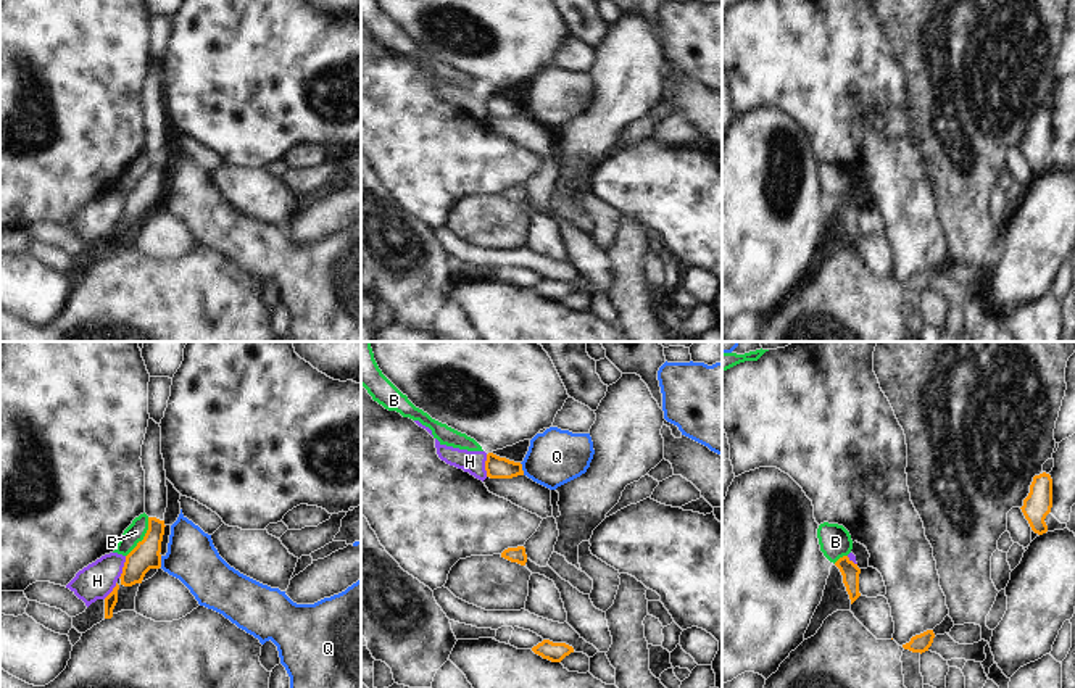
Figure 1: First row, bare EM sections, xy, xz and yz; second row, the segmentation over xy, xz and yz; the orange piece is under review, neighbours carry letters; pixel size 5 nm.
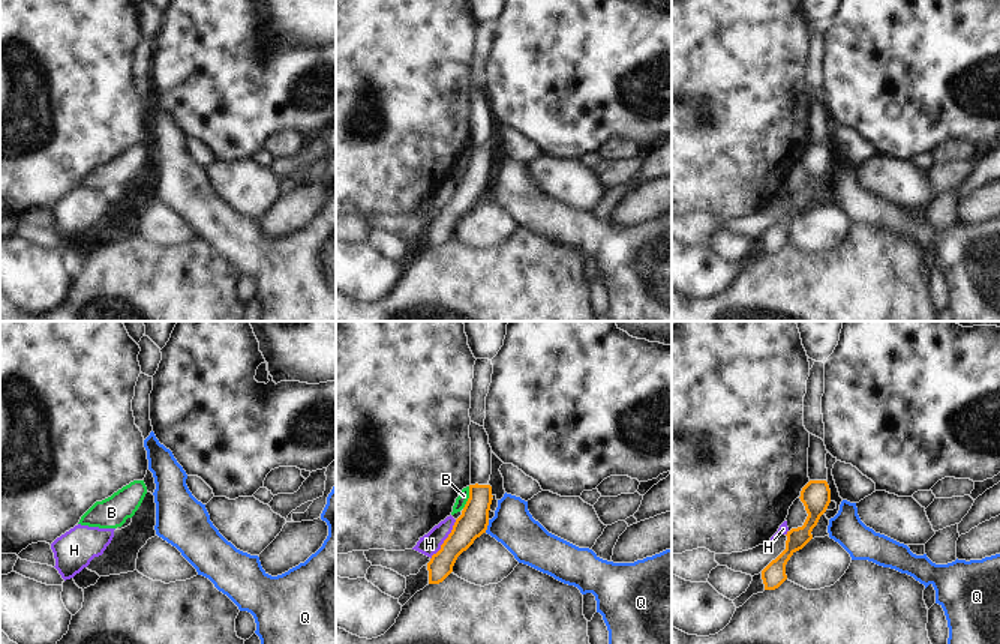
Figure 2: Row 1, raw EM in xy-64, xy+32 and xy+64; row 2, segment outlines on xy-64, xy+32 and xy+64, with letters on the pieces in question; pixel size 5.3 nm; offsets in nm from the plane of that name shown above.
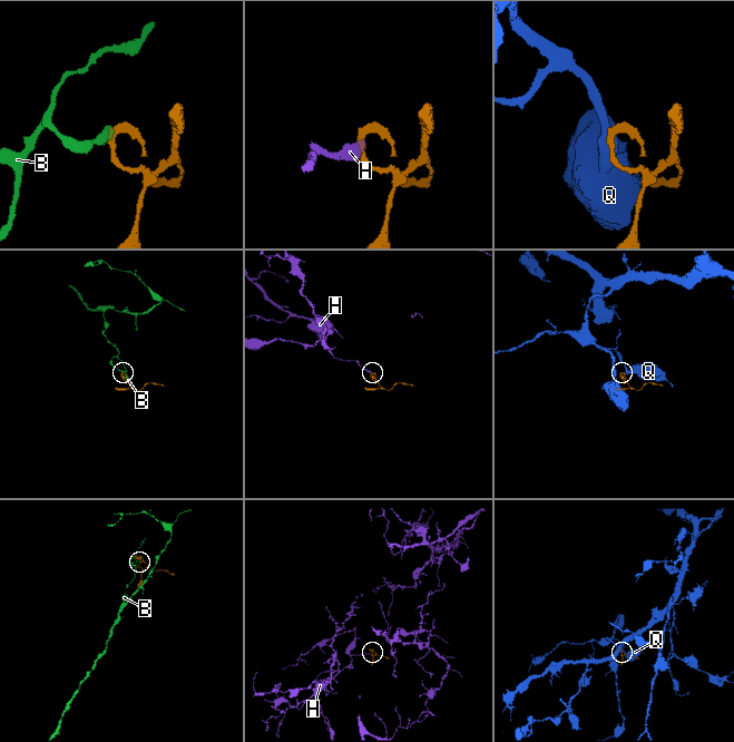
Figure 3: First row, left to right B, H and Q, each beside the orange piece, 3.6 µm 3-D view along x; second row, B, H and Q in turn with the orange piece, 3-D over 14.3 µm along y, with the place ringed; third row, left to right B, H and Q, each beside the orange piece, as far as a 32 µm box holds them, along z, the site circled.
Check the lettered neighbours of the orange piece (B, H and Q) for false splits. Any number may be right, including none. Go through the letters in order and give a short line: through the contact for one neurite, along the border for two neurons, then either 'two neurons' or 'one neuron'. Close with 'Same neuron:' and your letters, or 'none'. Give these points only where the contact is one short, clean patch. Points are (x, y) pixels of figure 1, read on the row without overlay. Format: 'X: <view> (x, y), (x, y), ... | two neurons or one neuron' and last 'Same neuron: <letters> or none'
B: xy (149, 157), (145, 174), (126, 195) | two neurons
H: xy (126, 195), (123, 211), (118, 216) | two neurons
Q: xz (519, 102), (524, 113) | two neurons
Same neuron: none

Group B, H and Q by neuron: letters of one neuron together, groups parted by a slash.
B / H / Q

